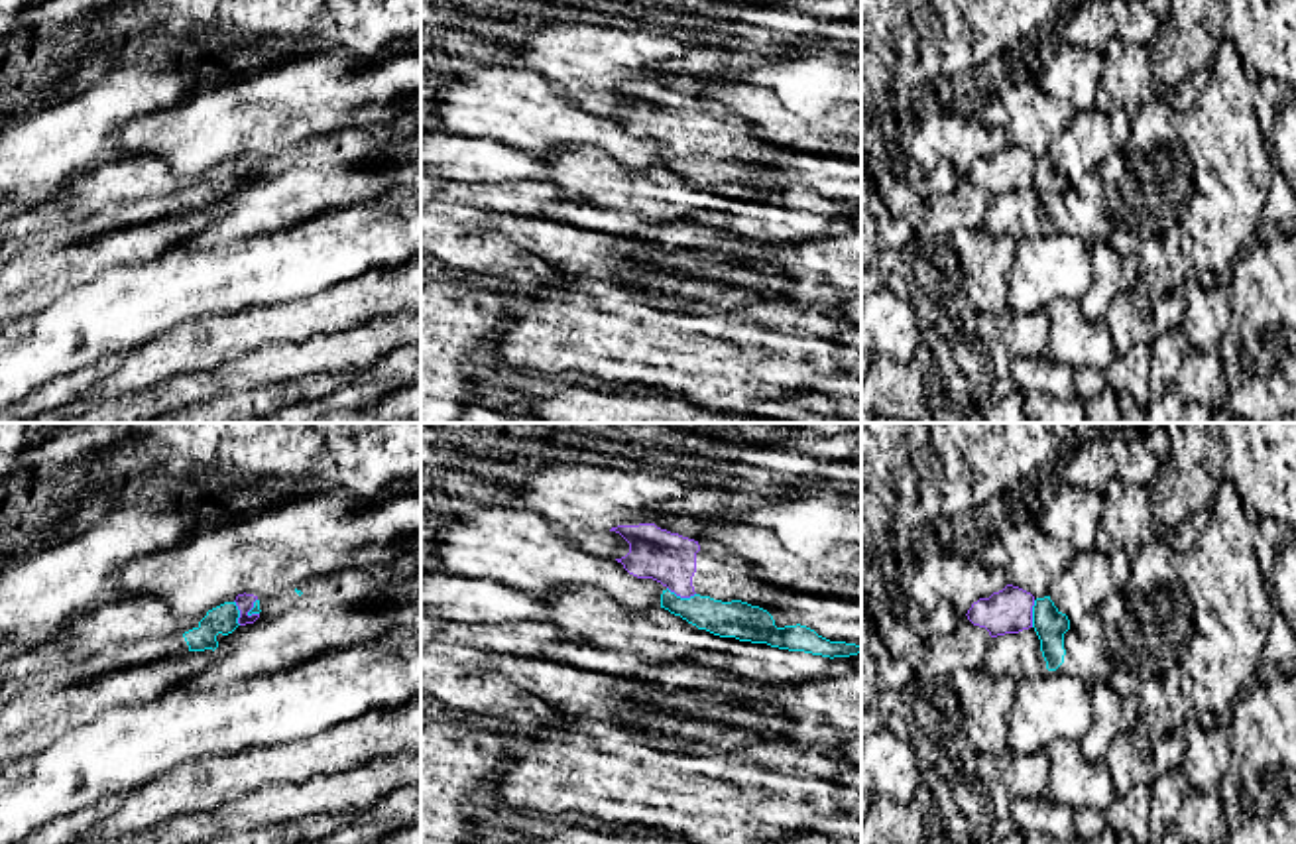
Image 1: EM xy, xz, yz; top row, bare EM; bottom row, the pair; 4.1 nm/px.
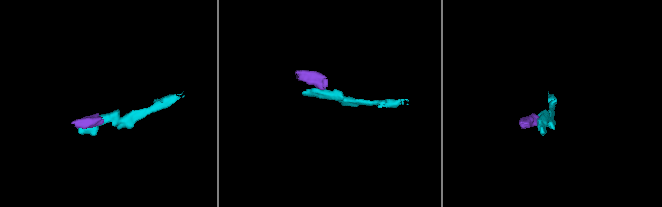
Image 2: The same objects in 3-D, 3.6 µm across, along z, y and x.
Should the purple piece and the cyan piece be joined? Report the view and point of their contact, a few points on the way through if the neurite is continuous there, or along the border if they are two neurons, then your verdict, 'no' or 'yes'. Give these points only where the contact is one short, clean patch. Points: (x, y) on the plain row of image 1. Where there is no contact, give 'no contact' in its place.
xz (681, 156) | along xz (667, 146), (681, 156), (695, 154) | no

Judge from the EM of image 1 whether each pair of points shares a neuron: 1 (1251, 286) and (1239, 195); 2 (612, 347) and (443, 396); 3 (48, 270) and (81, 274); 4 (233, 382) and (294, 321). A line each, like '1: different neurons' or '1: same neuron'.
1: different neurons
2: different neurons
3: same neuron
4: different neurons

